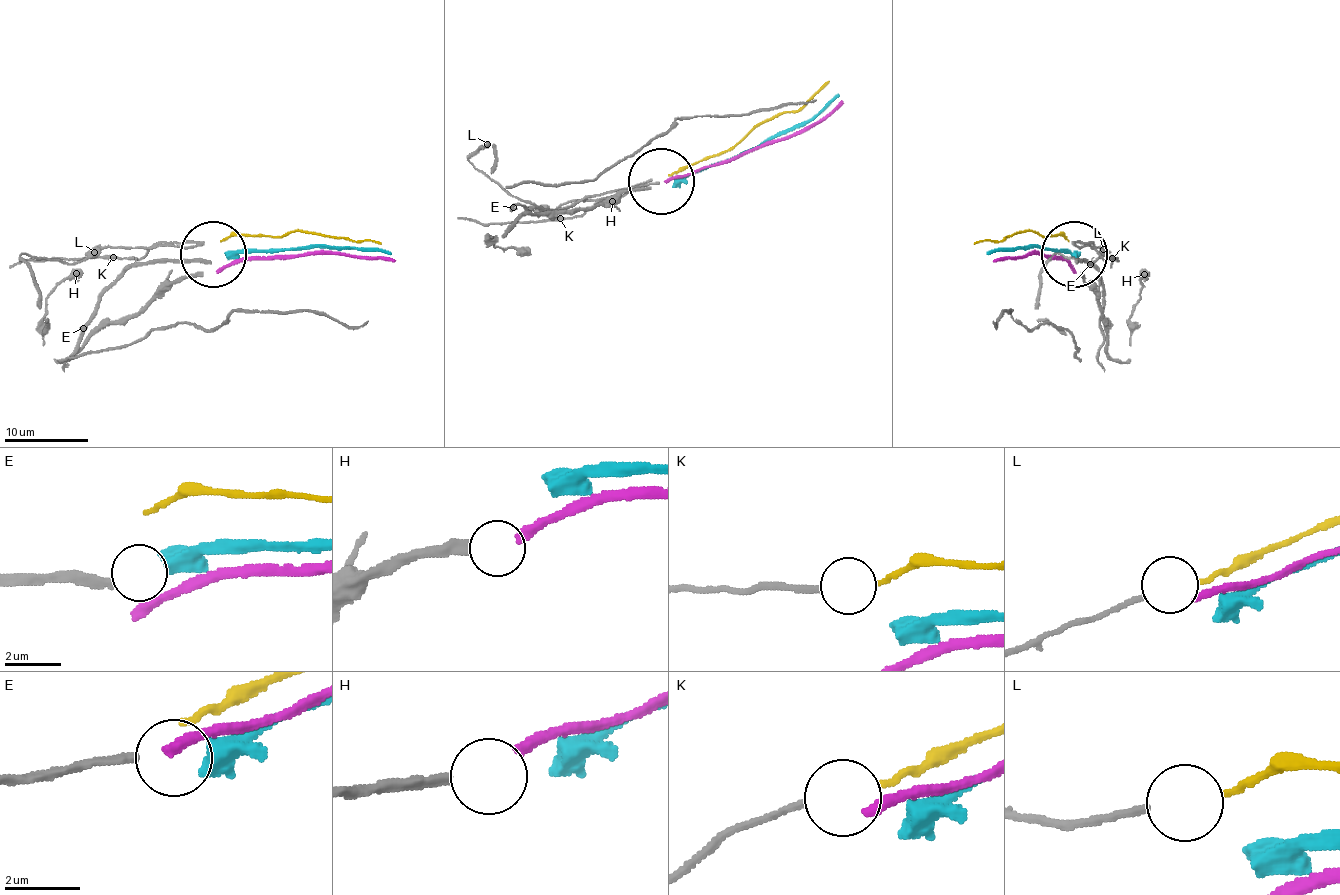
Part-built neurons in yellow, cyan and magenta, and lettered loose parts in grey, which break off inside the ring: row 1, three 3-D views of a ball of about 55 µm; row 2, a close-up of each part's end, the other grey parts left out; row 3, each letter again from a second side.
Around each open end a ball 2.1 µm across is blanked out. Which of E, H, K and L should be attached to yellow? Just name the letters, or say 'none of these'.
K

